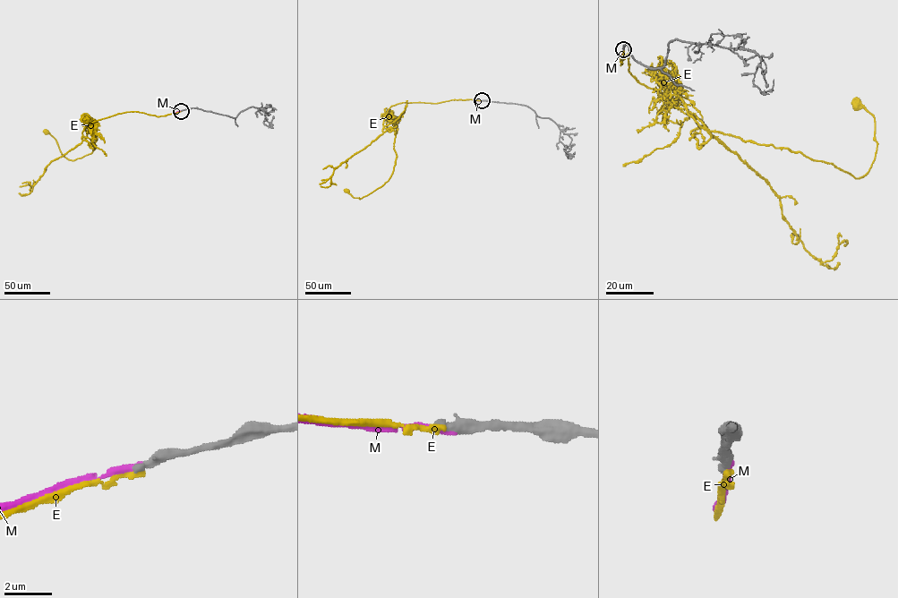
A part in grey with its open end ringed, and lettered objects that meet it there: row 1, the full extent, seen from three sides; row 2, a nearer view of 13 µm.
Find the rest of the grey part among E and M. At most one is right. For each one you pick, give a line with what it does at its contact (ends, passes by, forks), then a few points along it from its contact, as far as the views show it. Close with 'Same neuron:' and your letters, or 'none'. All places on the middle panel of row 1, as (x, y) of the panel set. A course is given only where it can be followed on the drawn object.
Same neuron: none

